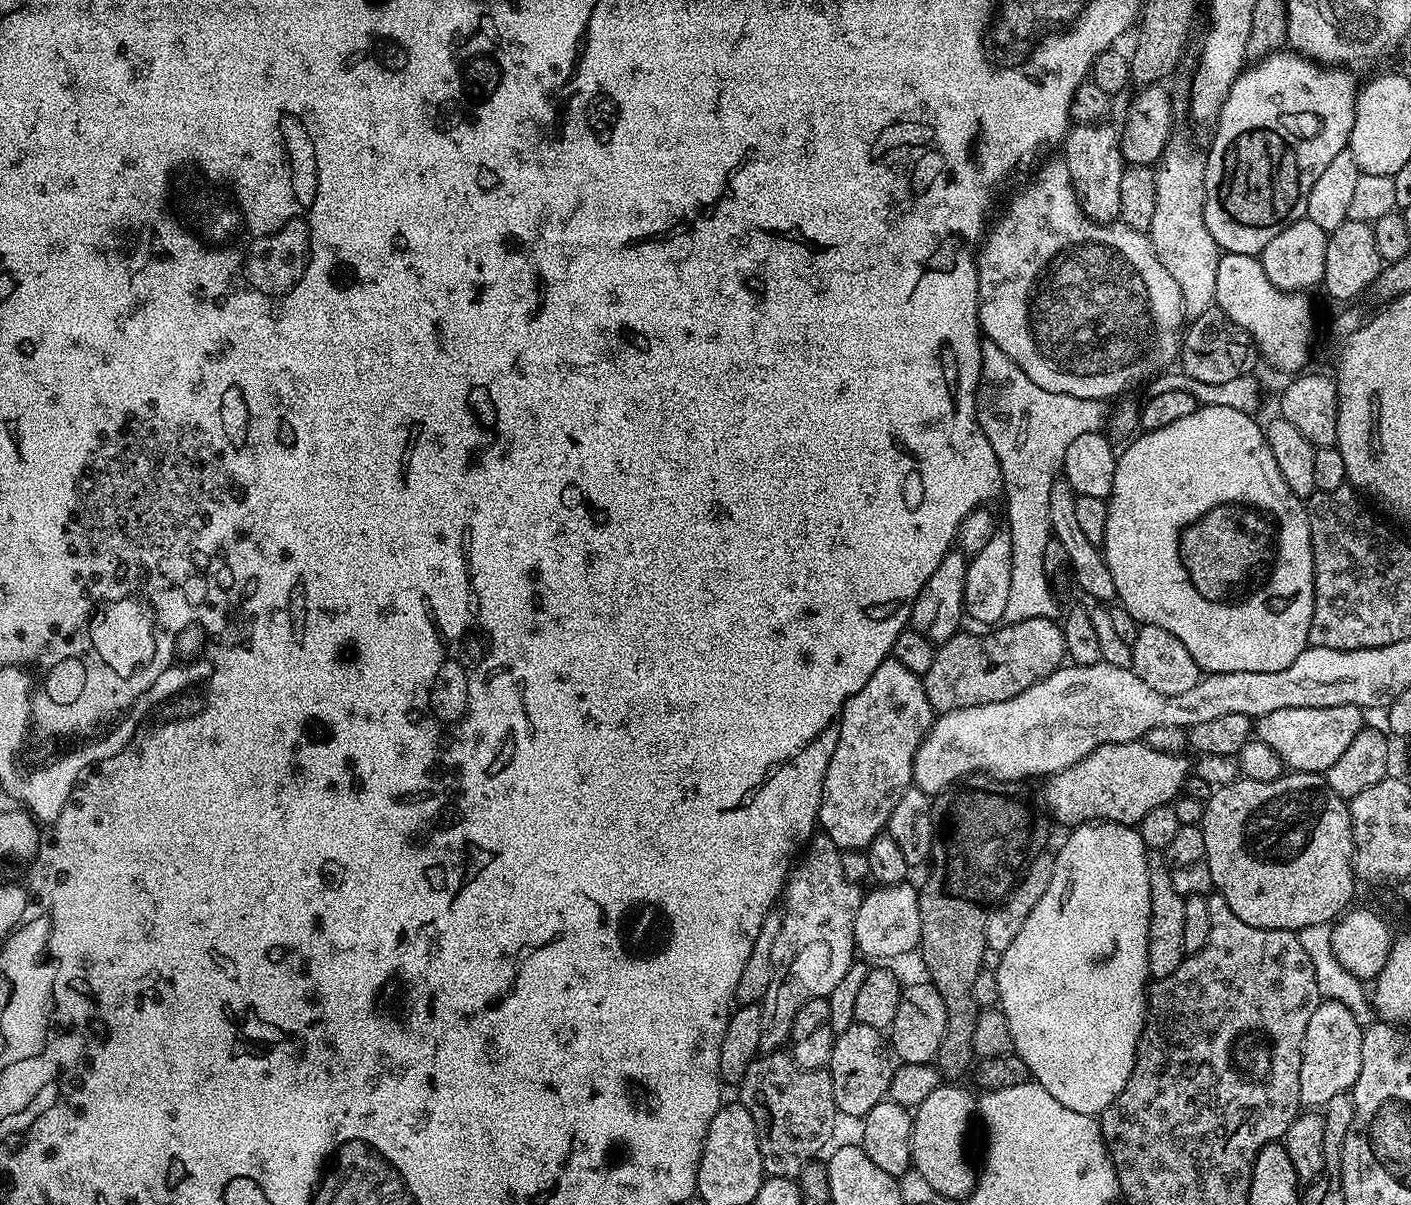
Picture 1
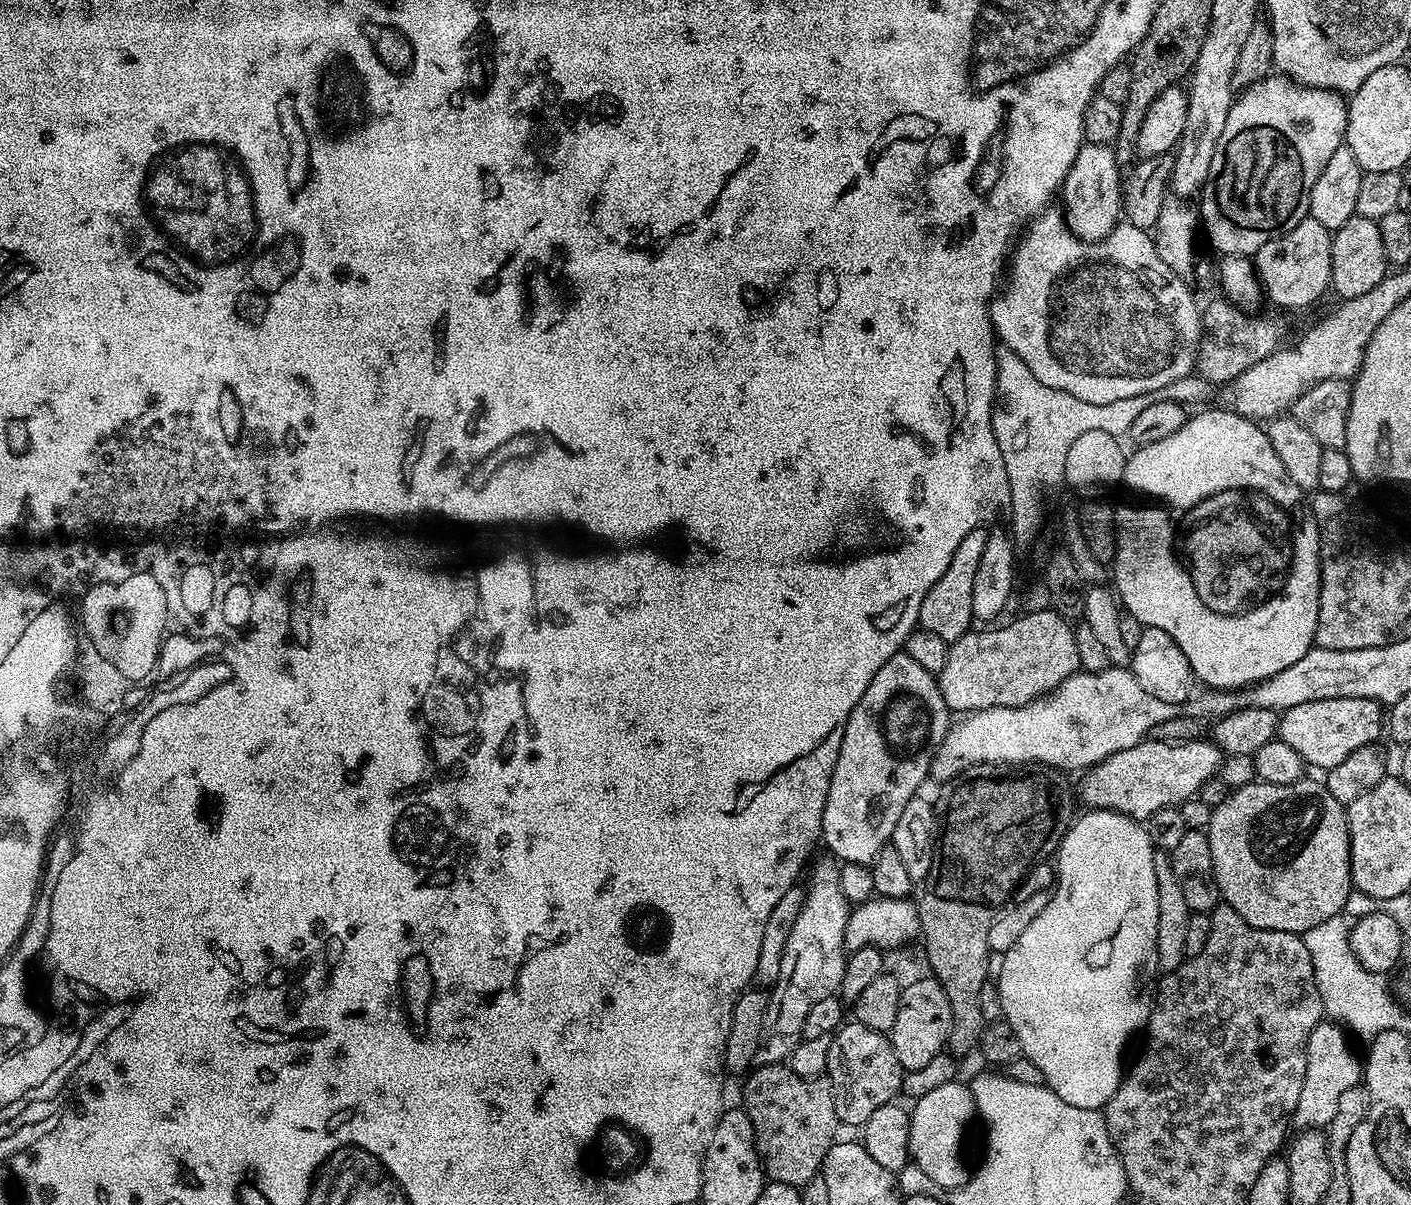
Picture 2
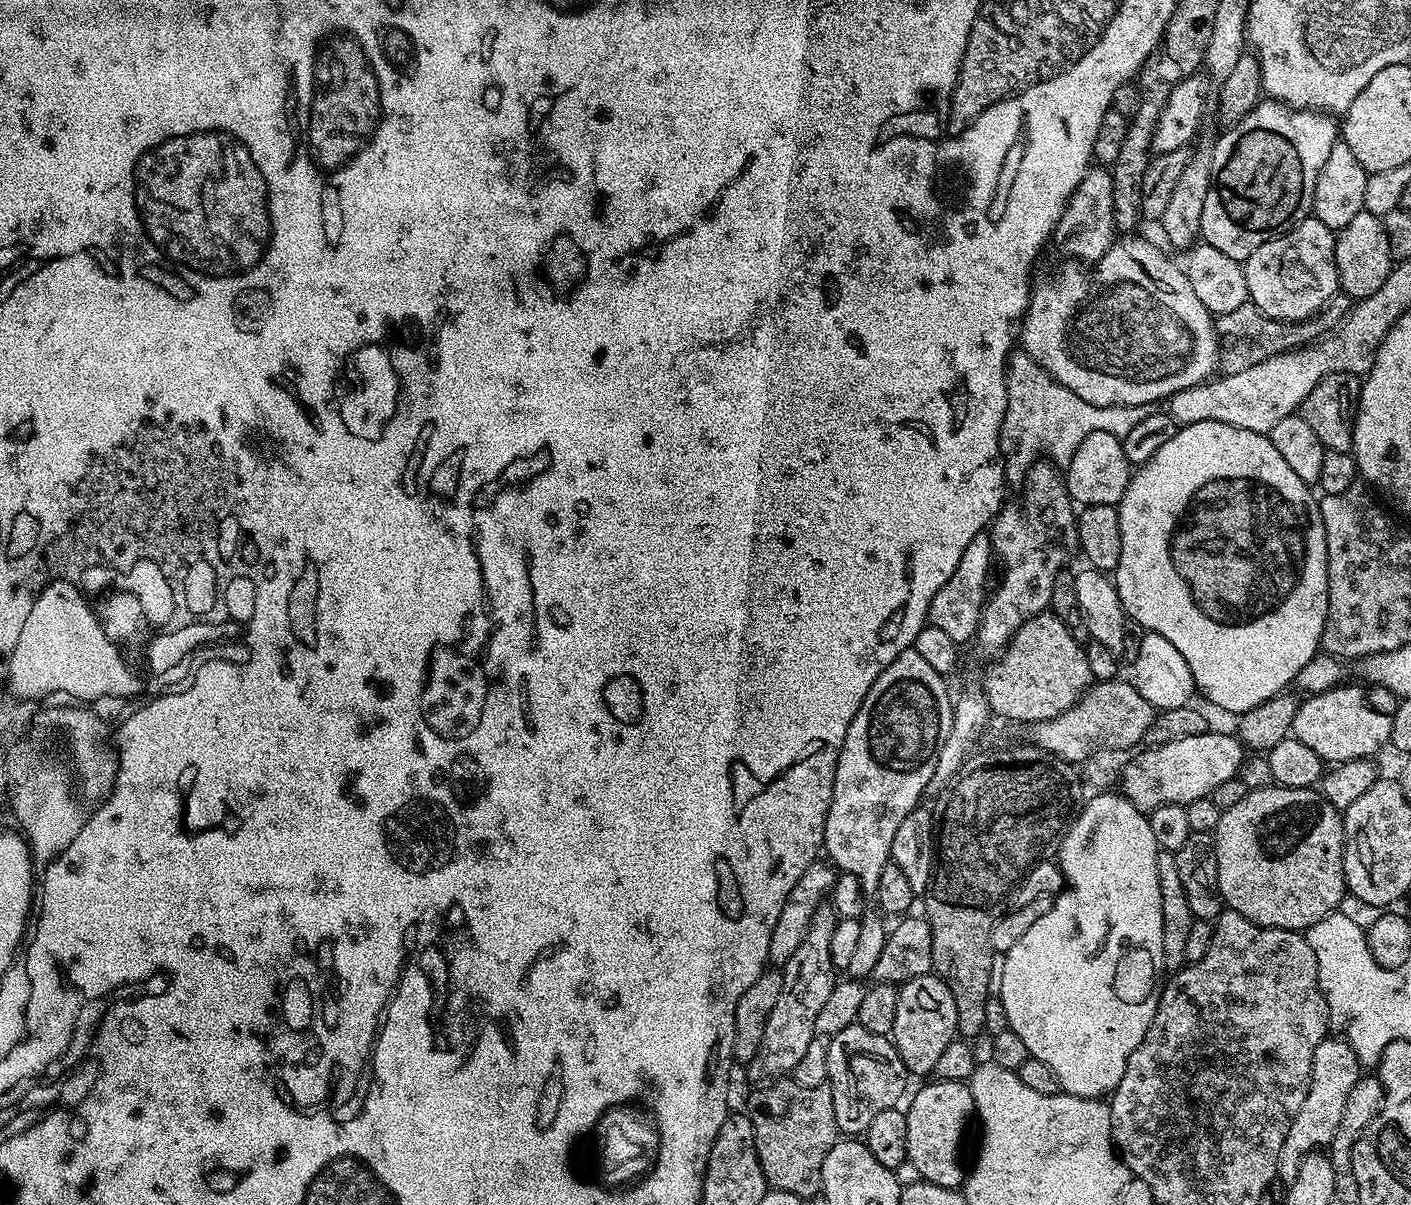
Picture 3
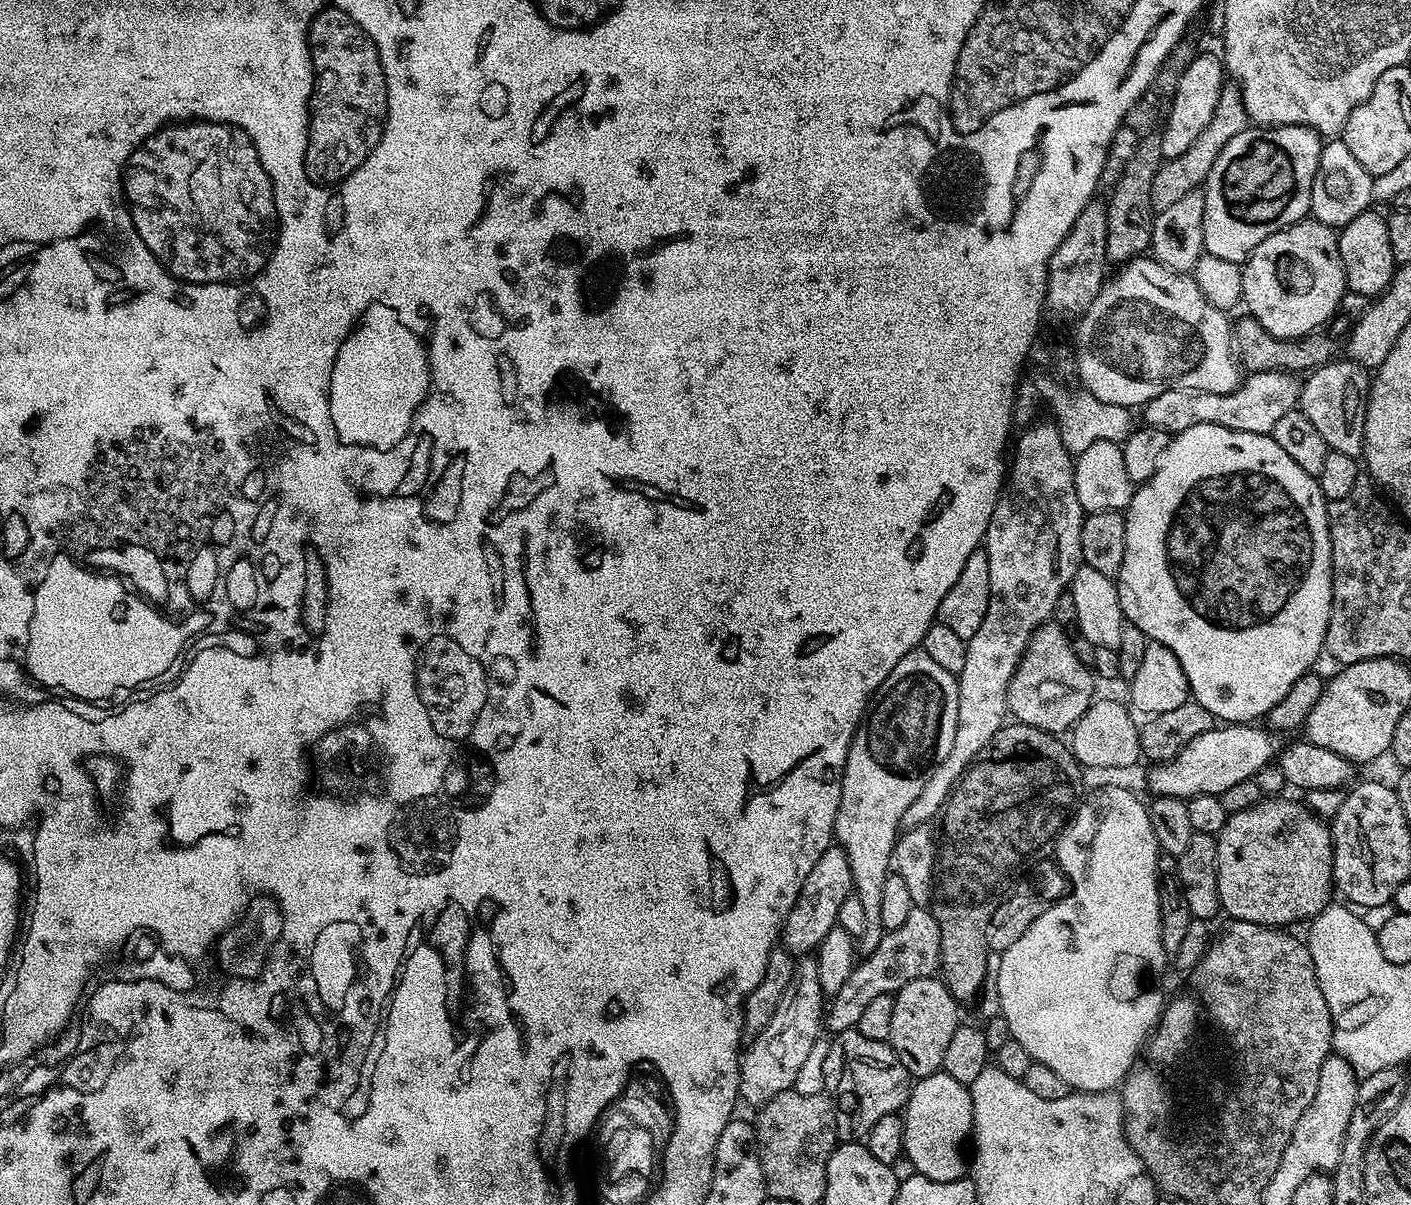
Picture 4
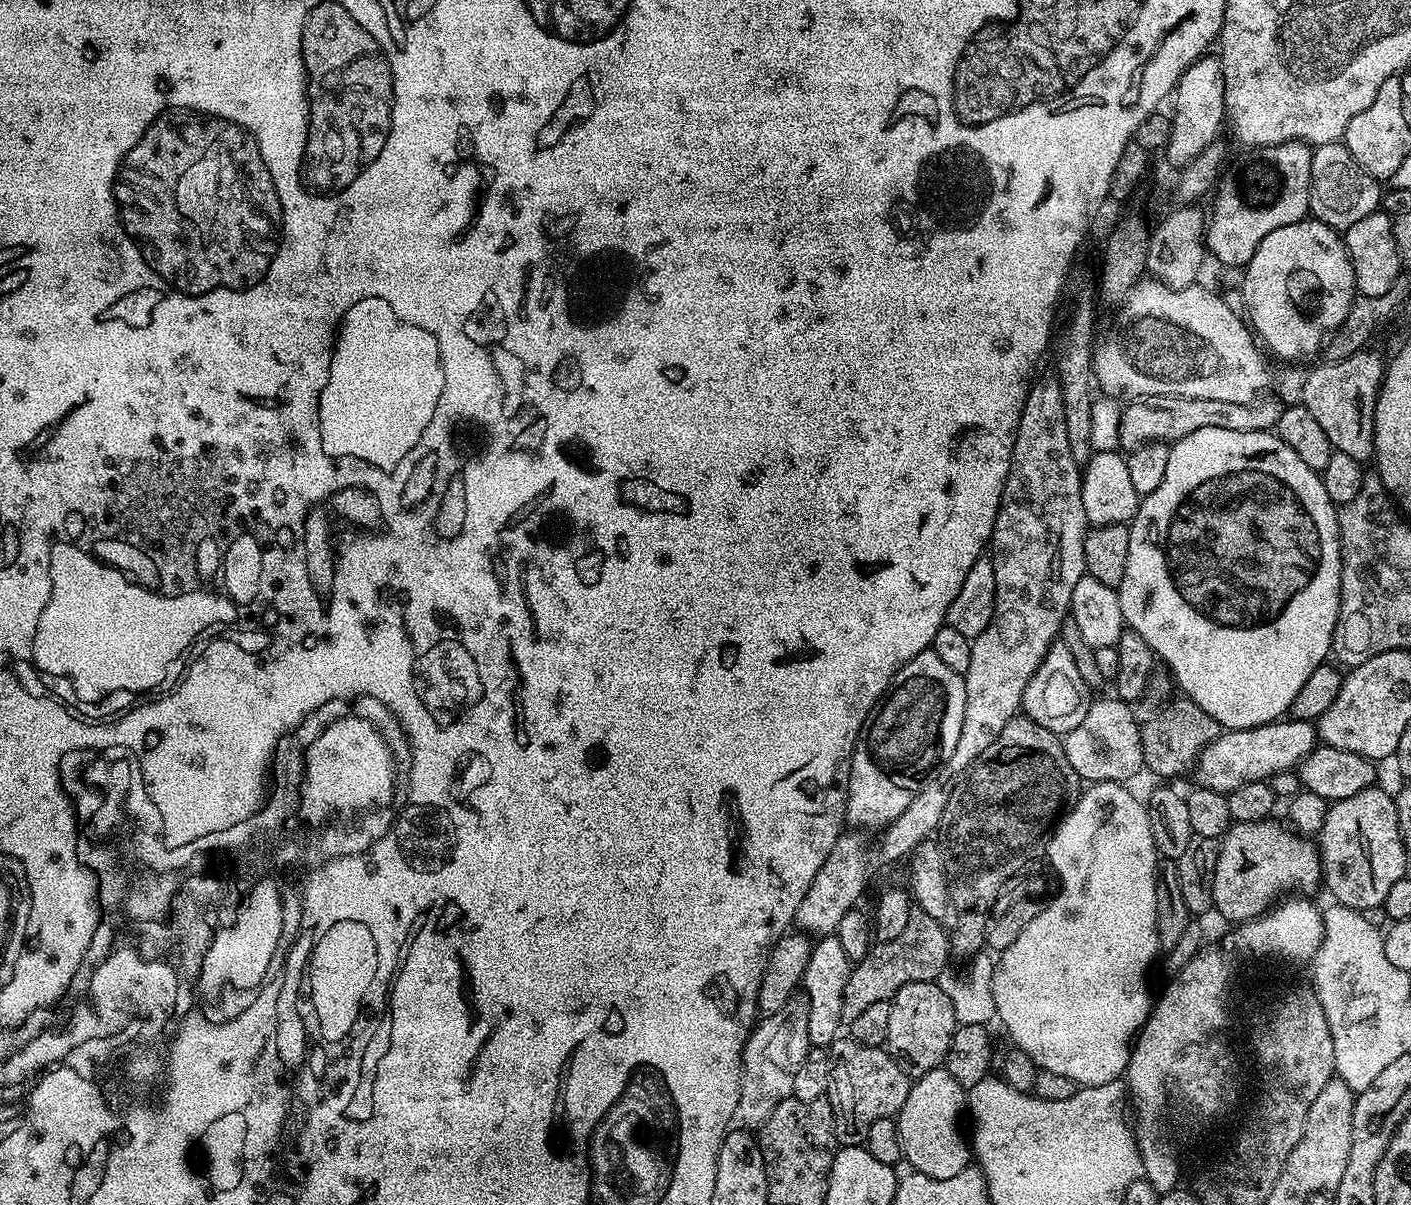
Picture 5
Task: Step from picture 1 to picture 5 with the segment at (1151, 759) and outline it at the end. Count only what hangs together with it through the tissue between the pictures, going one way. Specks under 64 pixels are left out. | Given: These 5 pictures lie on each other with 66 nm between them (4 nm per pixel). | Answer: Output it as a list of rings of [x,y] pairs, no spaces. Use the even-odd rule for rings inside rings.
[[[1281,718],[1273,720],[1270,724],[1254,726],[1253,728],[1233,728],[1221,731],[1220,737],[1214,742],[1210,742],[1202,750],[1200,757],[1196,759],[1194,769],[1195,783],[1202,788],[1218,790],[1229,794],[1246,783],[1258,781],[1271,781],[1274,774],[1279,772],[1291,772],[1299,765],[1301,760],[1310,754],[1318,744],[1318,728],[1311,720],[1293,720],[1291,718]]]

